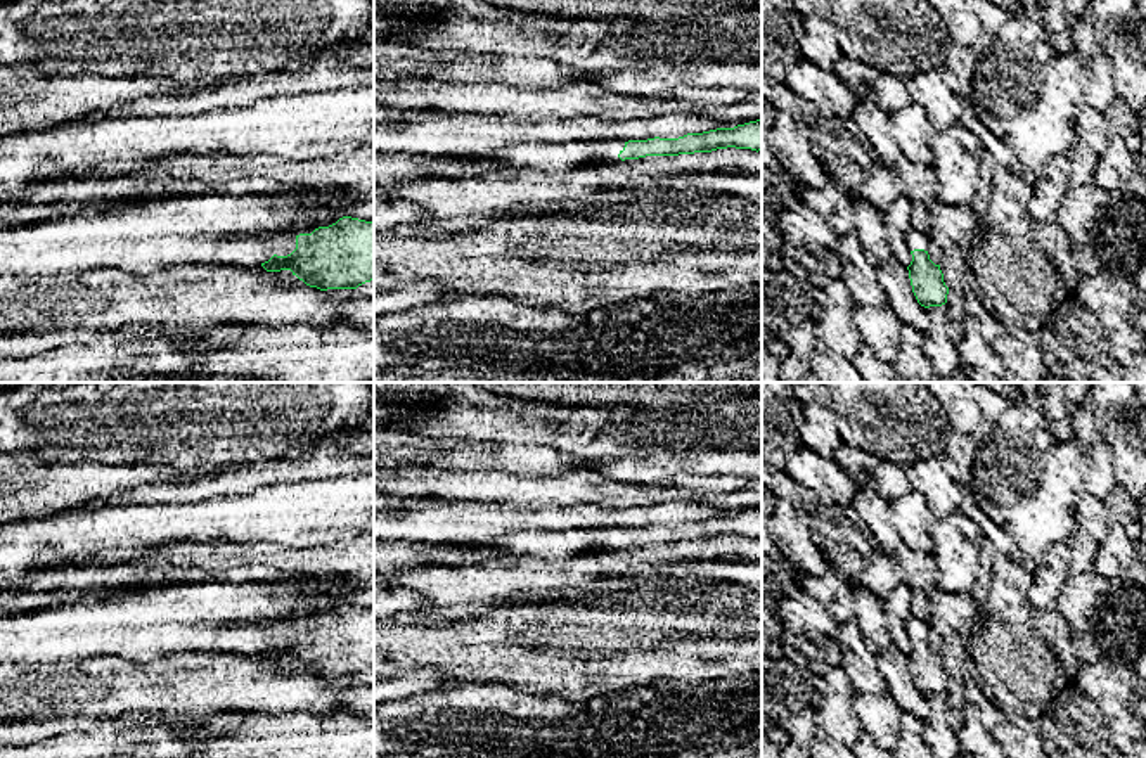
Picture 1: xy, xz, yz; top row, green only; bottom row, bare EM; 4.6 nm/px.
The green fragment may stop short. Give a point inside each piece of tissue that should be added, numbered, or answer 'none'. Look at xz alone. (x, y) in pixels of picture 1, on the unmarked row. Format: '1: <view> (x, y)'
1: xz (532, 544)

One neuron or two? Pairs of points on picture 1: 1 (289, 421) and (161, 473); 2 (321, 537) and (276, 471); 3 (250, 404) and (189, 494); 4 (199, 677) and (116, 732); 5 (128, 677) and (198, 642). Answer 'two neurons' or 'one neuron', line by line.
1: two neurons
2: two neurons
3: two neurons
4: two neurons
5: two neurons

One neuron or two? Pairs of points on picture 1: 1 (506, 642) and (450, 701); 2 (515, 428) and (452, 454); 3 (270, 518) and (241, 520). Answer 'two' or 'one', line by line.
1: two
2: two
3: two

